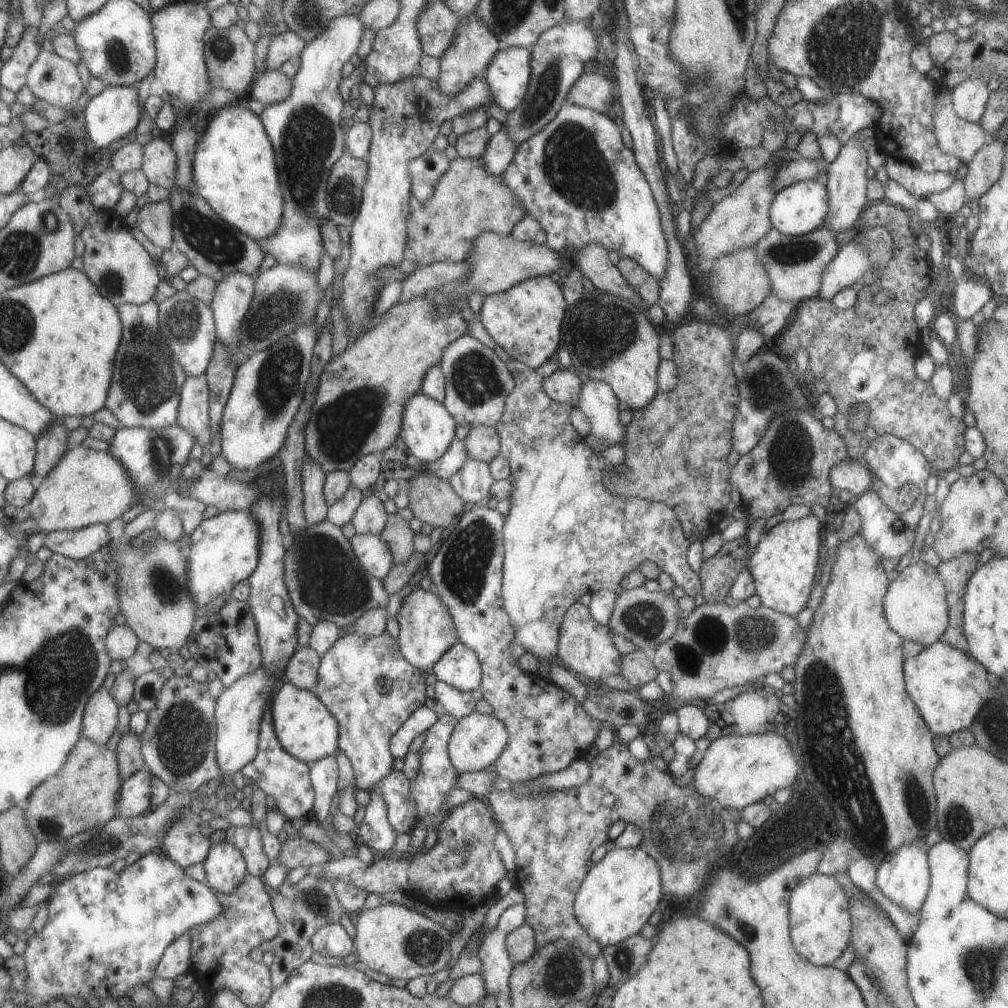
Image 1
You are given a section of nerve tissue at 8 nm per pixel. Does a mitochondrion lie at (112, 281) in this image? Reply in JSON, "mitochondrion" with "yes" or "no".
{"mitochondrion":"yes"}

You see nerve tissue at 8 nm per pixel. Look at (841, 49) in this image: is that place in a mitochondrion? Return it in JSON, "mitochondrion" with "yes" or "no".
{"mitochondrion":"yes"}

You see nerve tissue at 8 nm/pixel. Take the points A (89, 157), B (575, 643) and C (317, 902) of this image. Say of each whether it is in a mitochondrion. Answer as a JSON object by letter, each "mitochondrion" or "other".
{"A":"other","B":"other","C":"mitochondrion"}

